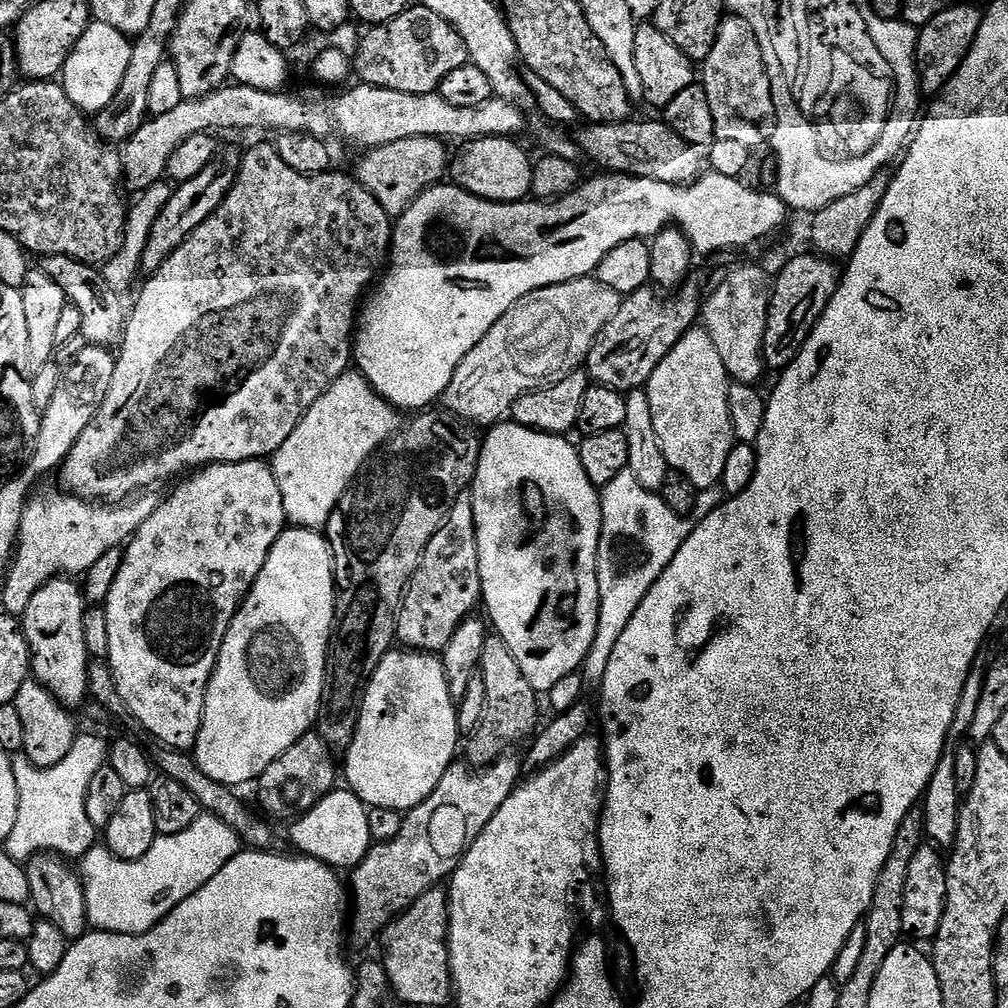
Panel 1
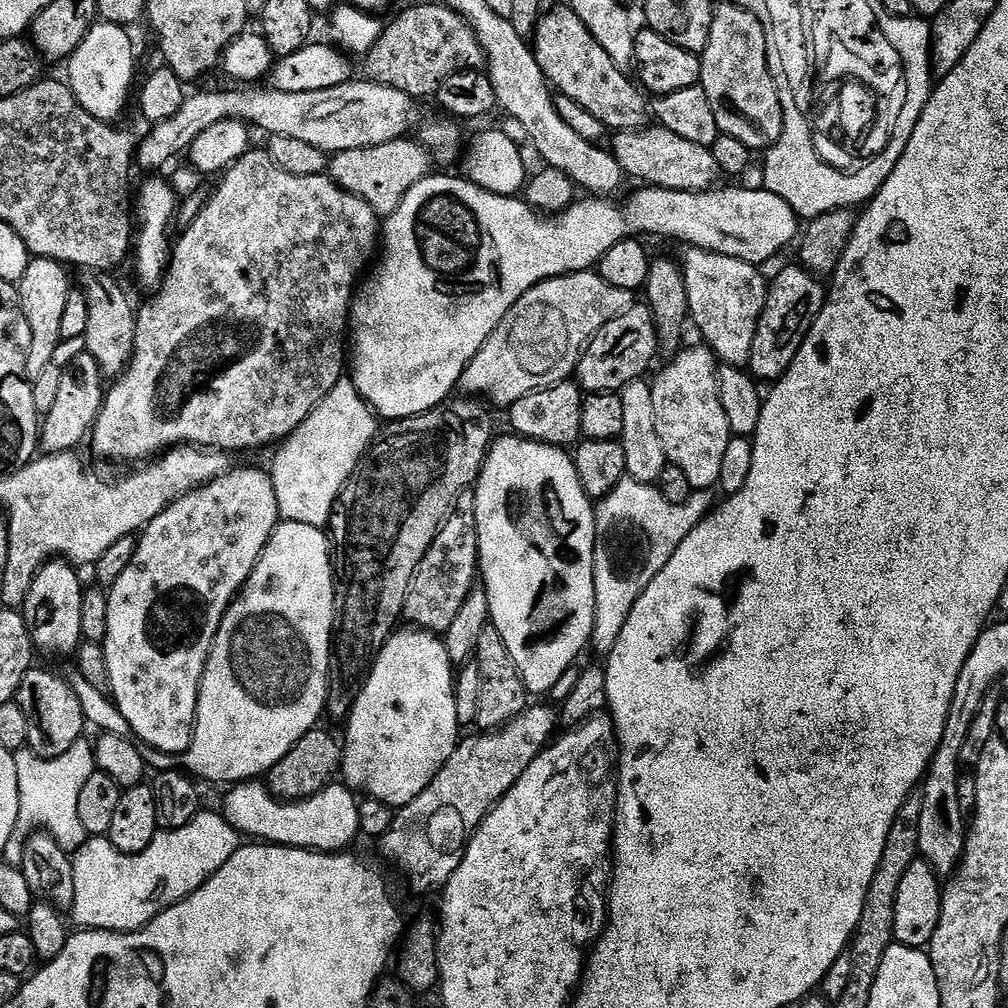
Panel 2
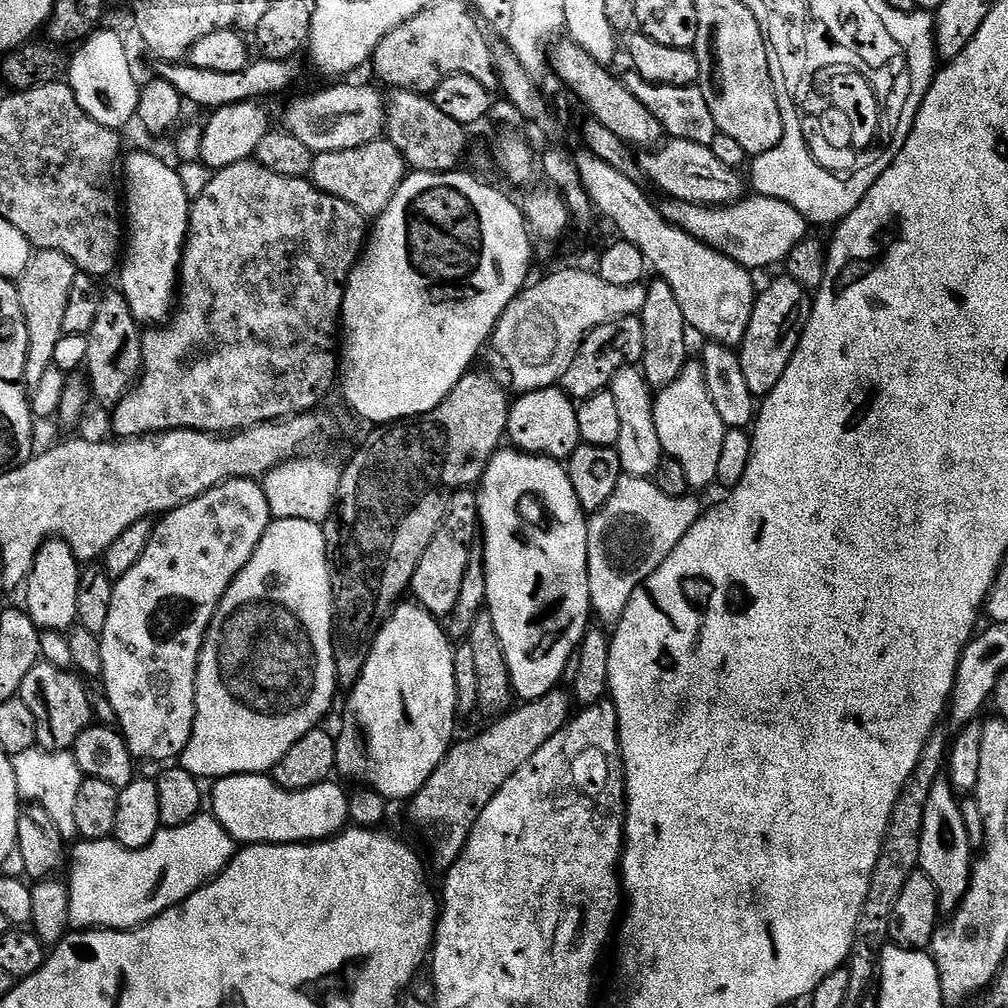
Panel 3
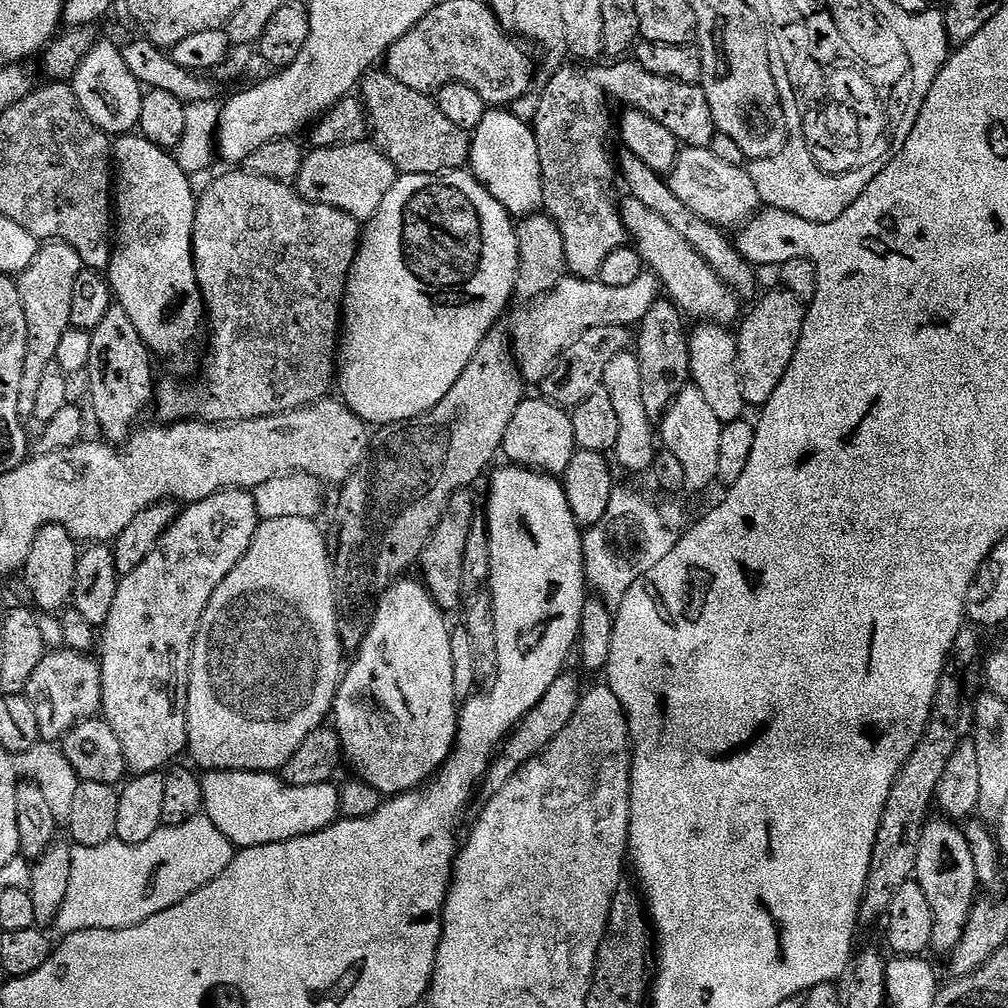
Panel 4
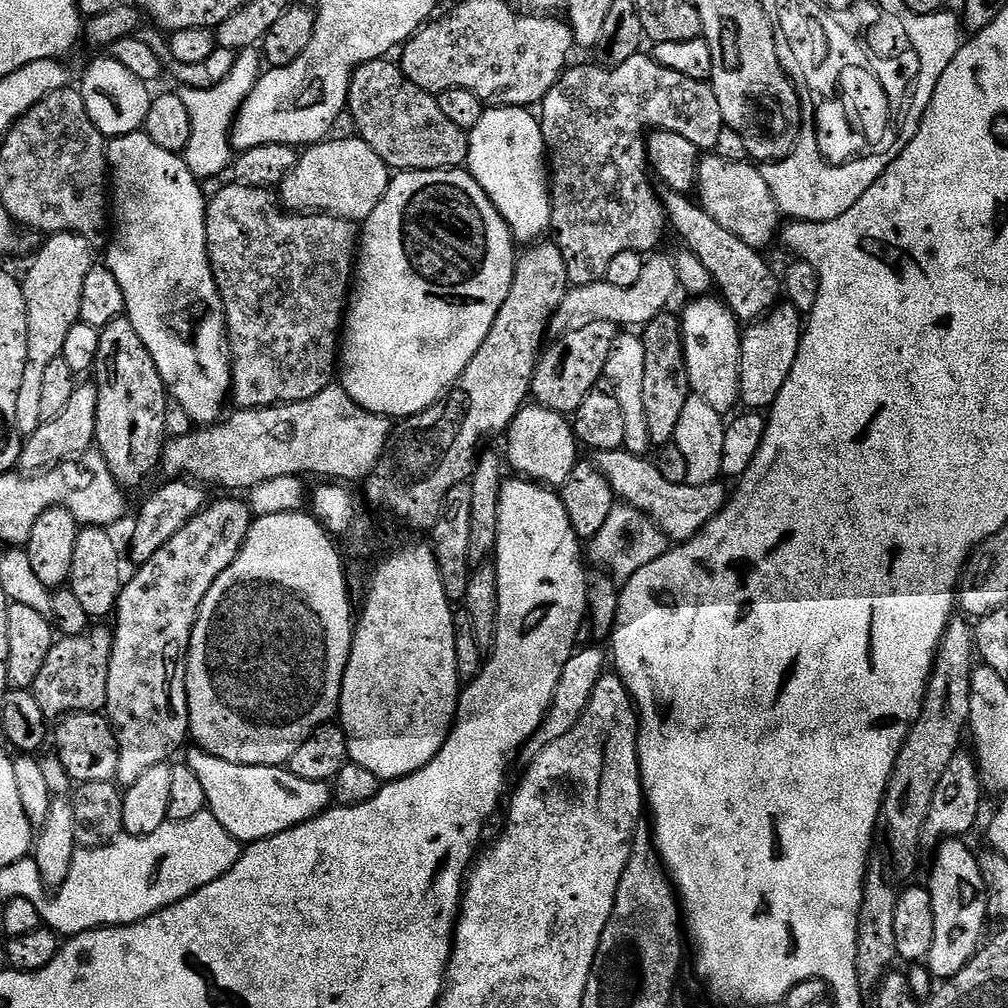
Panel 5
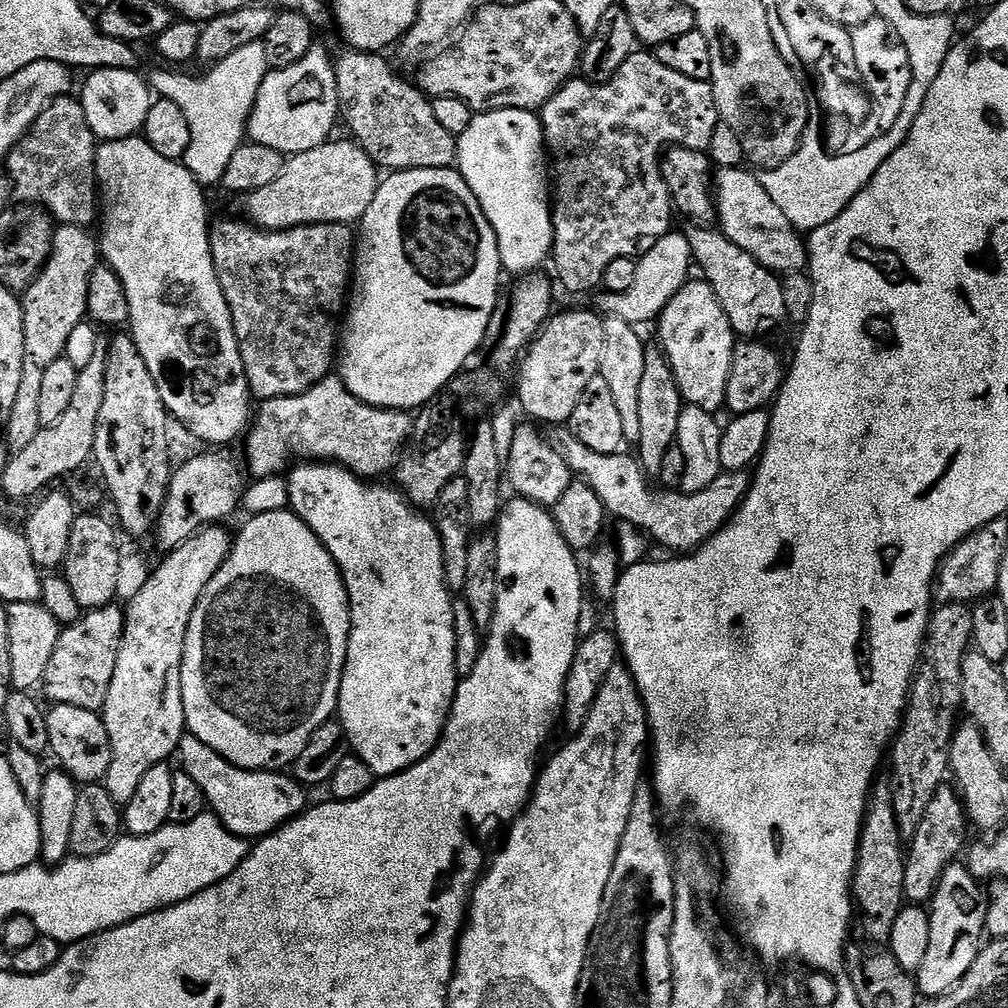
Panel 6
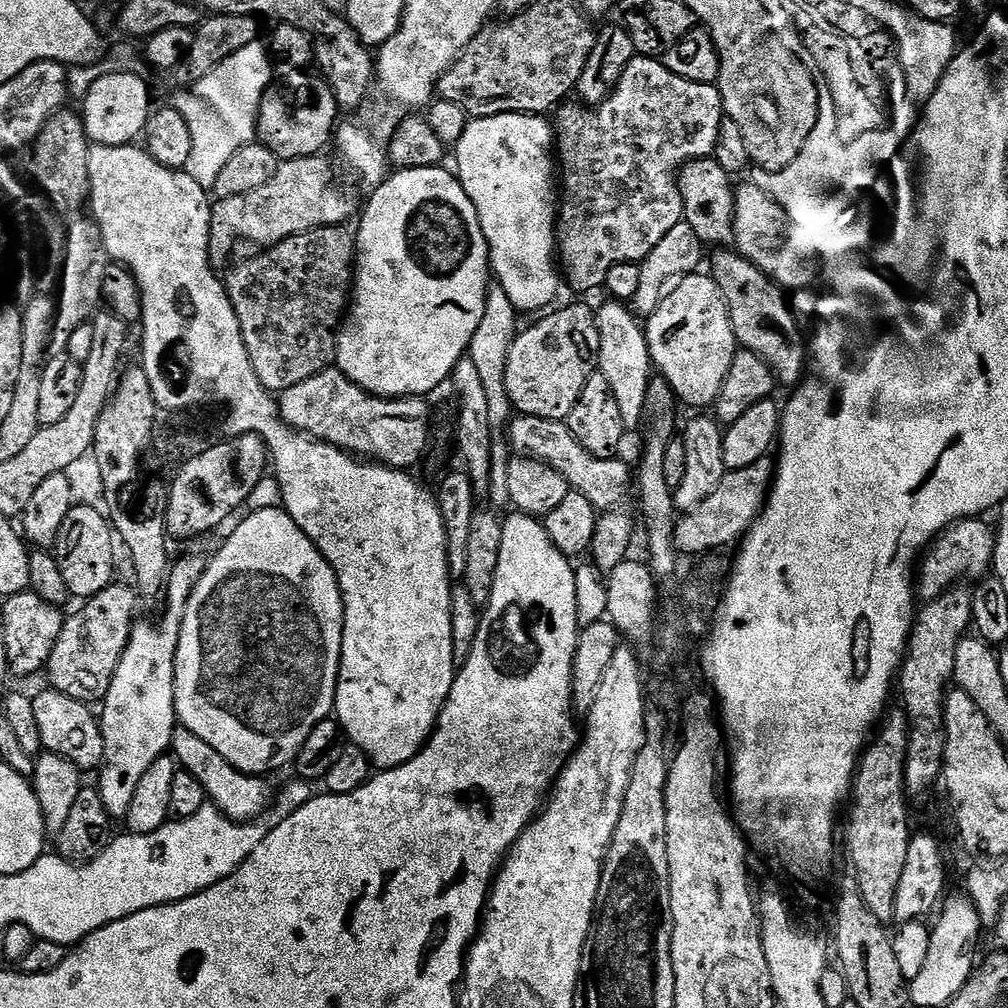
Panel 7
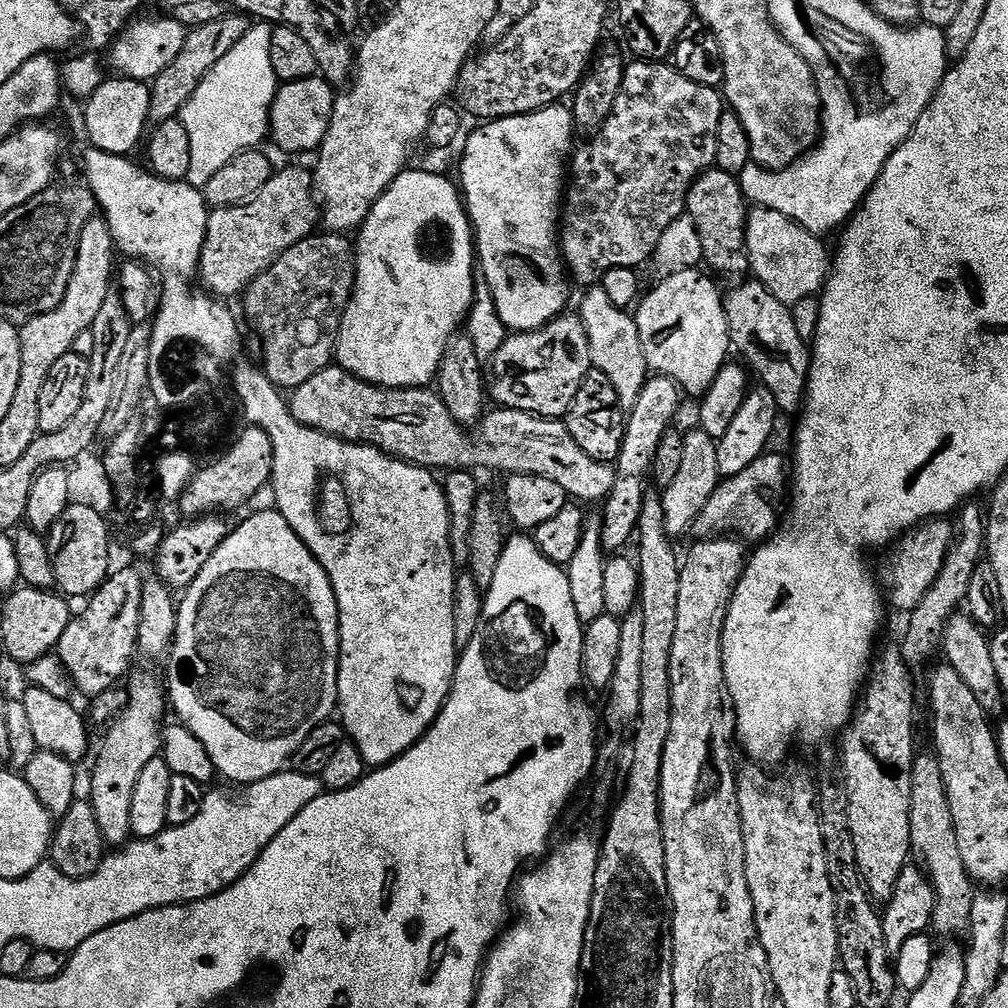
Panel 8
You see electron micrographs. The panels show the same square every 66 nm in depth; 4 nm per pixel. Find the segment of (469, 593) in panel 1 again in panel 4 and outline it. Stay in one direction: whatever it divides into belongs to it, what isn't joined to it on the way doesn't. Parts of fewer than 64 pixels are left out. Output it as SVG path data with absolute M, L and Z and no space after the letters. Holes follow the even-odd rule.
M471 491L455 492L444 507L442 518L430 538L430 542L424 547L424 554L420 557L419 567L424 567L422 583L432 595L432 600L440 607L440 611L451 614L460 604L460 595L466 592L464 582L464 567L462 558L466 555L466 542L470 539L470 526L472 519L478 515L476 500Z

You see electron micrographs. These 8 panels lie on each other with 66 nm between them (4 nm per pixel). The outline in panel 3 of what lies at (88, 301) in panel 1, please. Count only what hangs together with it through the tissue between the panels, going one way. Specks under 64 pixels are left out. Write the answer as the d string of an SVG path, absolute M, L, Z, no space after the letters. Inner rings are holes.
M110 290L104 292L104 301L98 312L98 318L94 326L89 330L87 339L89 349L86 351L86 380L90 385L90 392L104 404L115 406L136 387L144 371L144 338L142 335L142 325L134 318L130 306L126 302L123 292Z

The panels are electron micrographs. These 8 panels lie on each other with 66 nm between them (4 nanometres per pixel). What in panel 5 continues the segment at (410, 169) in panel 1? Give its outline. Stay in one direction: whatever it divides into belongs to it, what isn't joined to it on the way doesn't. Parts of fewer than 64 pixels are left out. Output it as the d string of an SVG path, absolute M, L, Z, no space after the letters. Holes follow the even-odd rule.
M332 139L305 147L299 153L294 170L290 170L290 174L278 186L279 199L285 209L296 214L323 214L363 222L384 197L389 177L376 173L378 161L374 153L368 151L365 140Z

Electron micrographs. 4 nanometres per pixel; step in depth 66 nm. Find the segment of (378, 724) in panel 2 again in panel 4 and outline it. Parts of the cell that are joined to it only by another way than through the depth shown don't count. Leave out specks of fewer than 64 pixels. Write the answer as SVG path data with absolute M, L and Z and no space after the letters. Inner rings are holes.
M408 579L397 580L379 597L372 625L367 625L364 641L353 659L356 661L349 663L343 673L334 705L334 727L340 735L340 751L347 767L349 764L357 777L388 798L421 787L444 765L453 750L458 723L450 624L444 621L445 613L433 602L423 583Z

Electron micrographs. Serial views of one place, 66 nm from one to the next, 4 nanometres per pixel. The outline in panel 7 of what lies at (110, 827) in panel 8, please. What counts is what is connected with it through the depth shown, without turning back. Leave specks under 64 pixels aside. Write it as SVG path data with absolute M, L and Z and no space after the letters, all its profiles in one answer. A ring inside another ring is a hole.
M188 556L171 565L166 583L166 597L164 613L157 624L133 623L132 633L128 639L126 650L114 670L114 678L110 682L110 690L104 696L102 707L104 713L99 713L98 719L102 738L104 739L104 763L98 769L100 784L98 791L106 810L112 815L113 821L120 822L125 819L130 810L130 801L134 799L134 790L138 781L158 758L162 758L172 747L172 739L176 736L178 721L176 719L176 699L174 698L174 666L176 665L176 651L182 618L186 614L186 606L190 602L190 594L194 586L202 578L206 567L205 557Z

